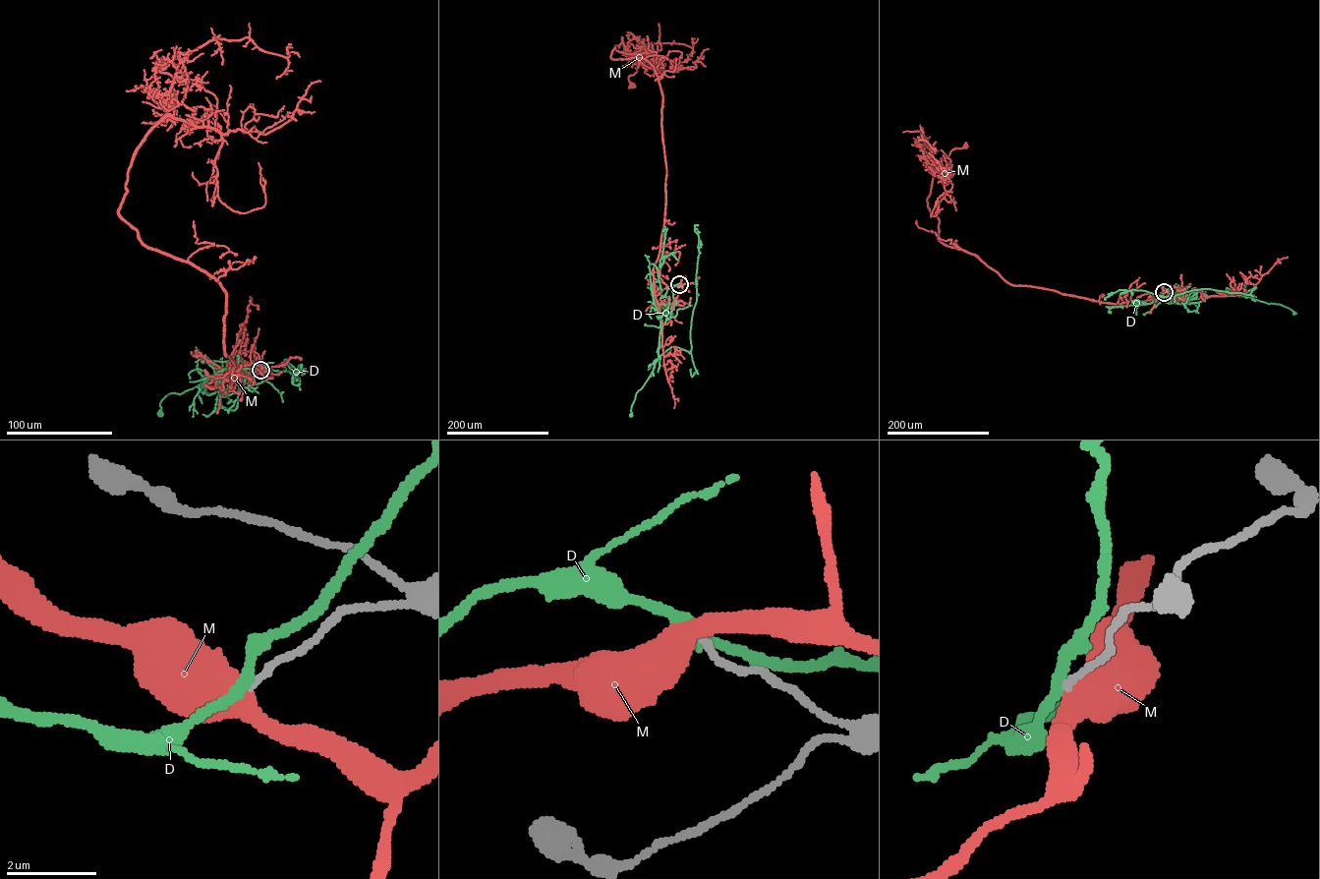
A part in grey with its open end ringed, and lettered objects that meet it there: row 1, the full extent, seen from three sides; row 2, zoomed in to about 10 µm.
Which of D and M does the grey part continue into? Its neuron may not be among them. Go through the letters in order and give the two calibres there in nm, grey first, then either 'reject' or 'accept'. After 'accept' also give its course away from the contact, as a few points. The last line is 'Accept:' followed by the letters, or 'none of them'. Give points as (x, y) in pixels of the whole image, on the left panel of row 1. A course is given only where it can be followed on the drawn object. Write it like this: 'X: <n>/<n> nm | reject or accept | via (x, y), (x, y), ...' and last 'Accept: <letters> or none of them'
D: 150/280 nm | reject
M: 150/480 nm | reject
Accept: none of them

